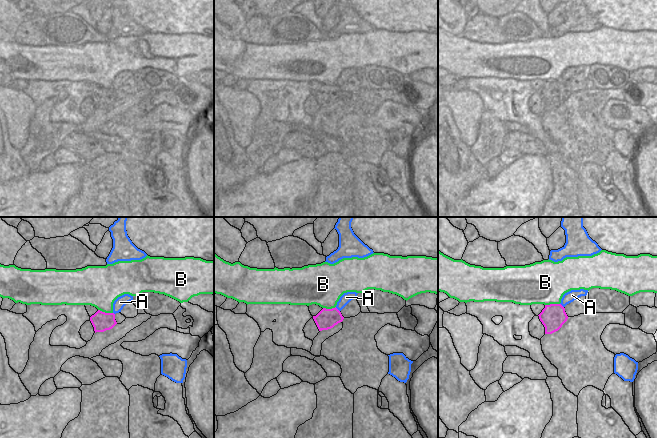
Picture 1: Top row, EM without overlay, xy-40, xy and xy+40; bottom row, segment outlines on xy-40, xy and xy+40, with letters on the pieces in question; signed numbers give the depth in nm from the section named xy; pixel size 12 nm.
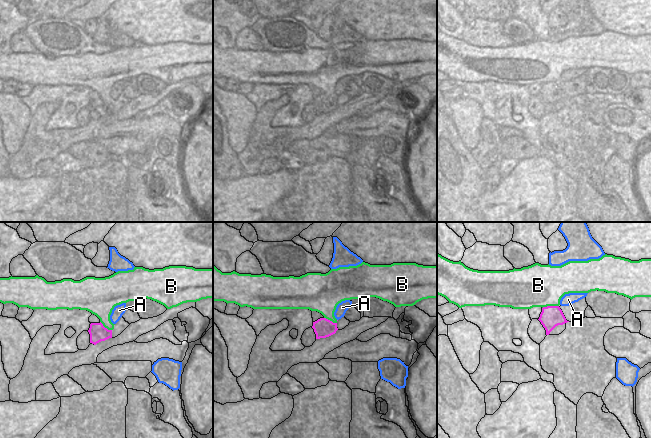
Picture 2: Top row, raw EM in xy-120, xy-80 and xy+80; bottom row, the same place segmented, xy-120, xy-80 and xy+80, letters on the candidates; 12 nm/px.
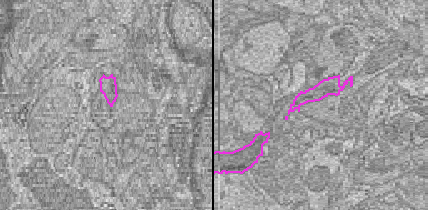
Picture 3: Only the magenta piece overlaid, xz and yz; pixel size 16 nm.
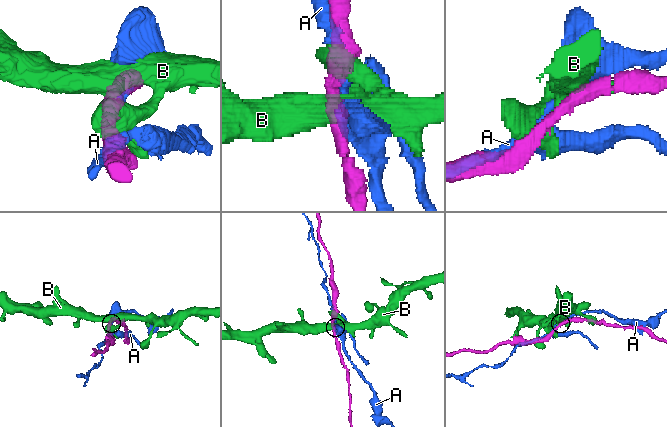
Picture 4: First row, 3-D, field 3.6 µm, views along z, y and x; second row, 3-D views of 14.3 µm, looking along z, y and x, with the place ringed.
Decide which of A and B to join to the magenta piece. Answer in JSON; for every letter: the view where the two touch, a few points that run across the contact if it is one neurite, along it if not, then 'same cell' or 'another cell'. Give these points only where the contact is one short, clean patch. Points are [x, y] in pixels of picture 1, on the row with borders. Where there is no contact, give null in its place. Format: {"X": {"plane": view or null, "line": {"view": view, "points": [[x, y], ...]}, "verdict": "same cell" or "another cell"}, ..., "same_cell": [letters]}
{"A": {"plane": "xy", "verdict": "another cell"}, "B": {"plane": "xy-40", "verdict": "another cell"}, "same_cell": []}

